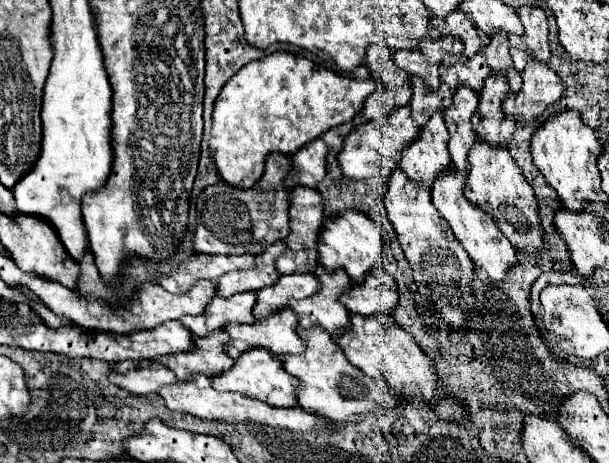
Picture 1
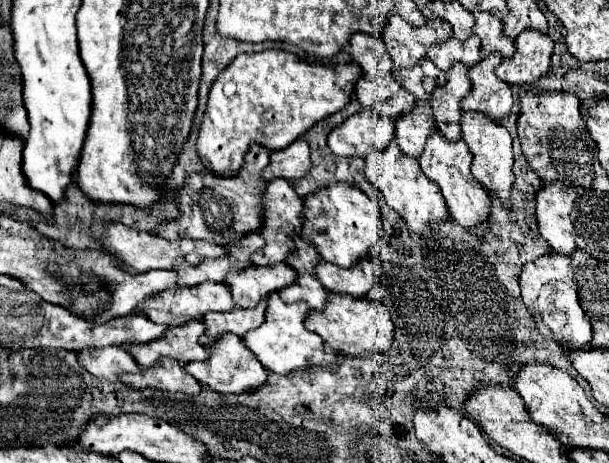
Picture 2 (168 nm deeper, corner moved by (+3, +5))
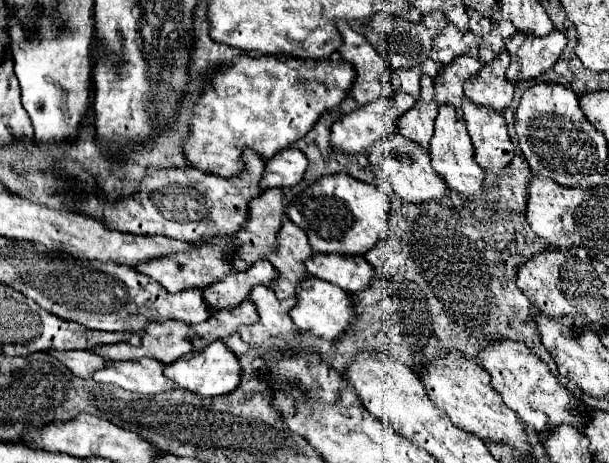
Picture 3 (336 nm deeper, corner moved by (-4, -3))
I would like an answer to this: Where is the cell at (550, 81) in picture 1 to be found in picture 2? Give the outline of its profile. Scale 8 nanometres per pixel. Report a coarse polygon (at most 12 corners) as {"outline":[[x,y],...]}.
{"outline":[[526,30],[512,62],[494,72],[510,86],[534,84],[550,72],[554,42]]}

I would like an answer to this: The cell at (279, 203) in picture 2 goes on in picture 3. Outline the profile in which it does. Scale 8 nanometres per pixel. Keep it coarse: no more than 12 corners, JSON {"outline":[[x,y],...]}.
{"outline":[[263,190],[235,240],[235,270],[247,270],[275,248],[283,192]]}

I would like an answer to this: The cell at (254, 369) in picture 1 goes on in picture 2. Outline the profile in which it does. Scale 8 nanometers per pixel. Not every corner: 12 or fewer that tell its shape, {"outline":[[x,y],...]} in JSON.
{"outline":[[236,334],[186,372],[220,394],[256,390],[266,368]]}

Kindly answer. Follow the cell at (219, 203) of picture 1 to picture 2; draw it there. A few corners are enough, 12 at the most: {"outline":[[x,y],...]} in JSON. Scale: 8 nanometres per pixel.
{"outline":[[254,144],[232,178],[190,174],[182,216],[158,236],[232,246],[262,230],[262,170]]}

